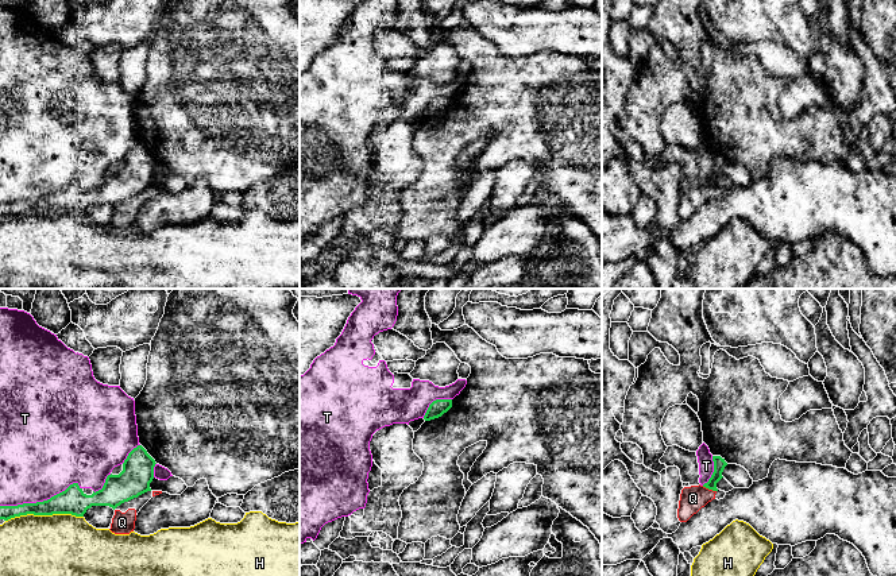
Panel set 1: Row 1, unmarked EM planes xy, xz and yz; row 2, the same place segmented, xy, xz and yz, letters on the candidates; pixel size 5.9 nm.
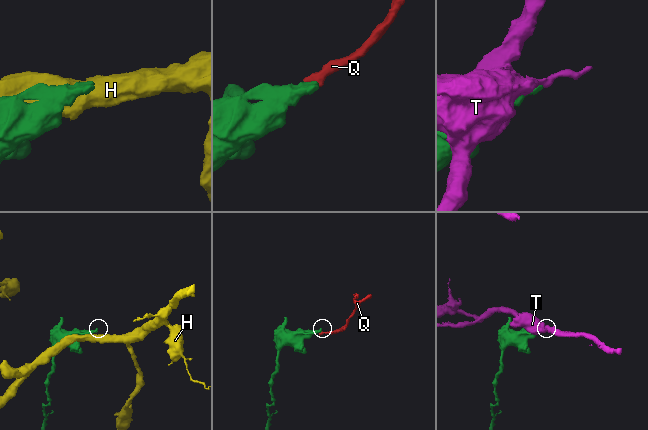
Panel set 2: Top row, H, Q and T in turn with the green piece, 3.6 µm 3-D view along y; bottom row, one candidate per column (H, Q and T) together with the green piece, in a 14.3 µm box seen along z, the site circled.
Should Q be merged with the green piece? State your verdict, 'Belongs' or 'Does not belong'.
Does not belong

